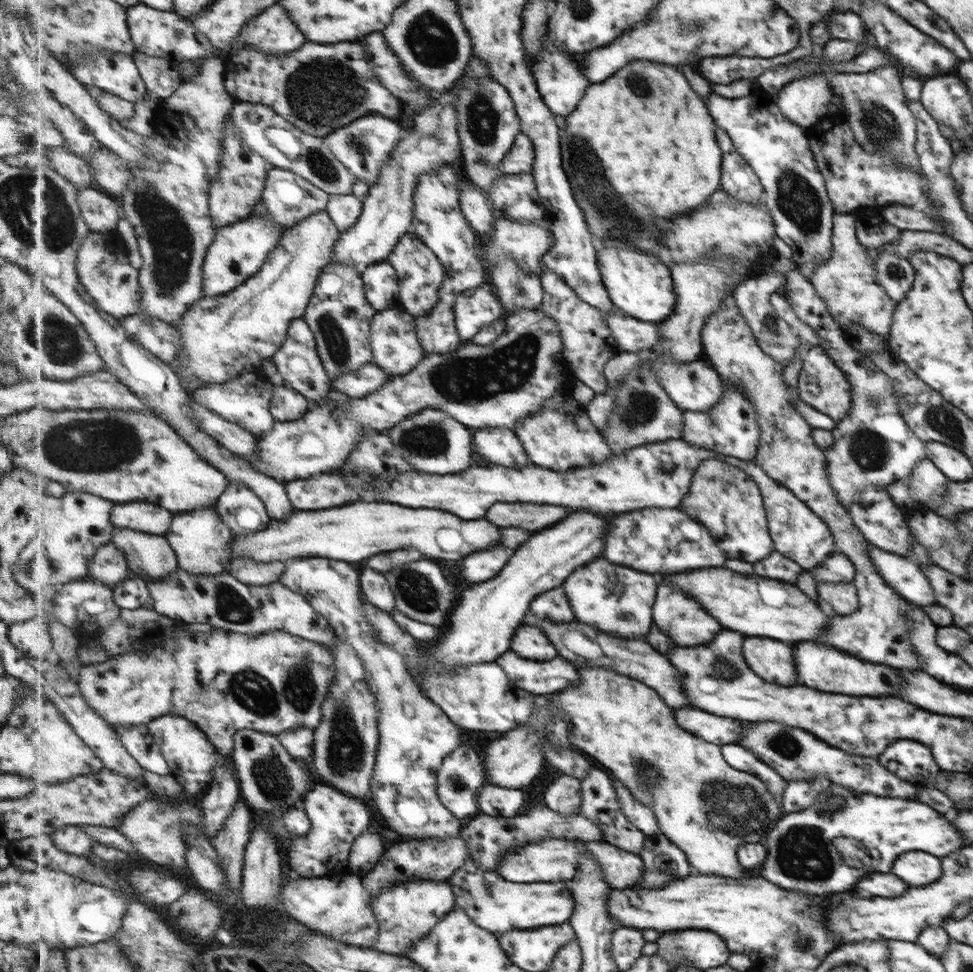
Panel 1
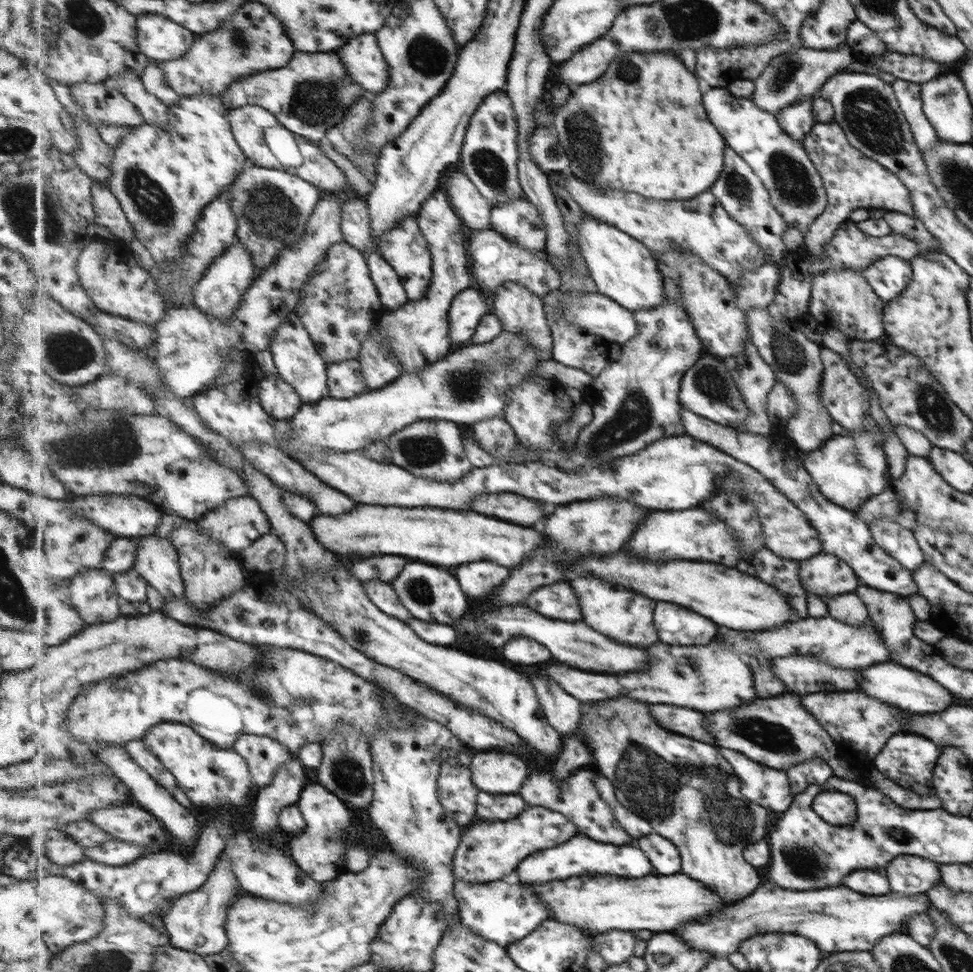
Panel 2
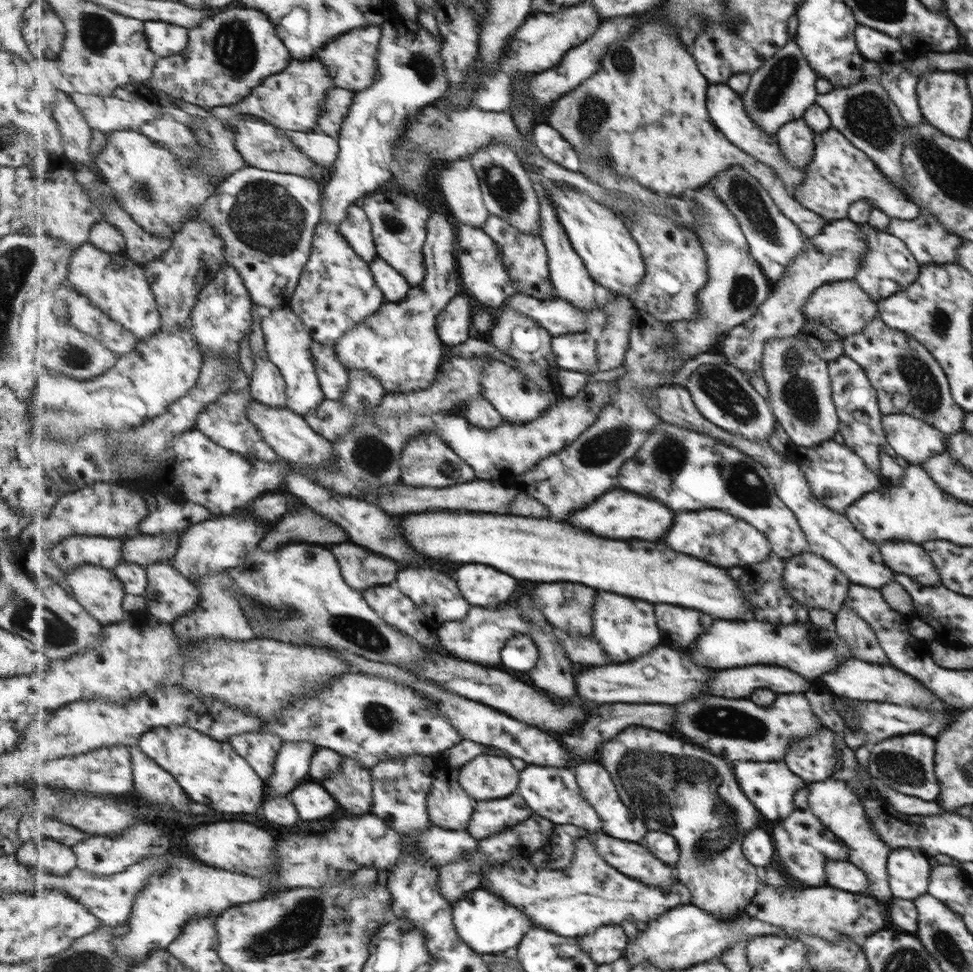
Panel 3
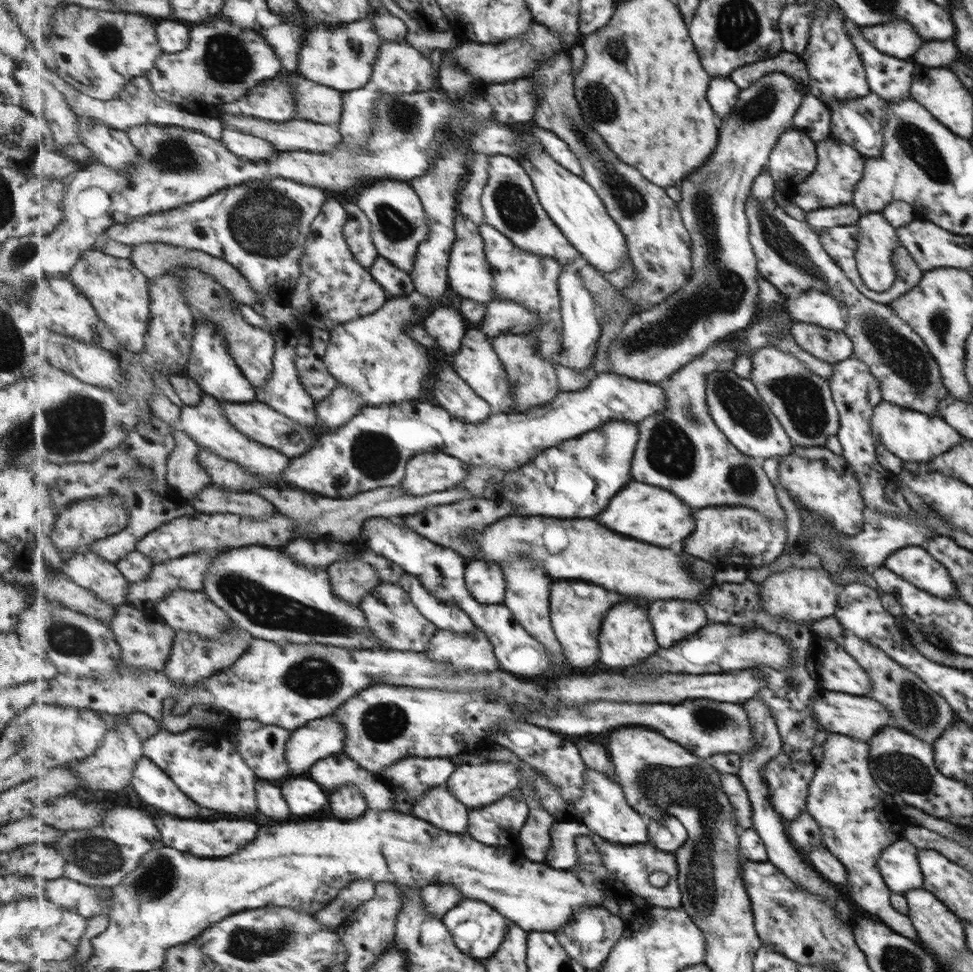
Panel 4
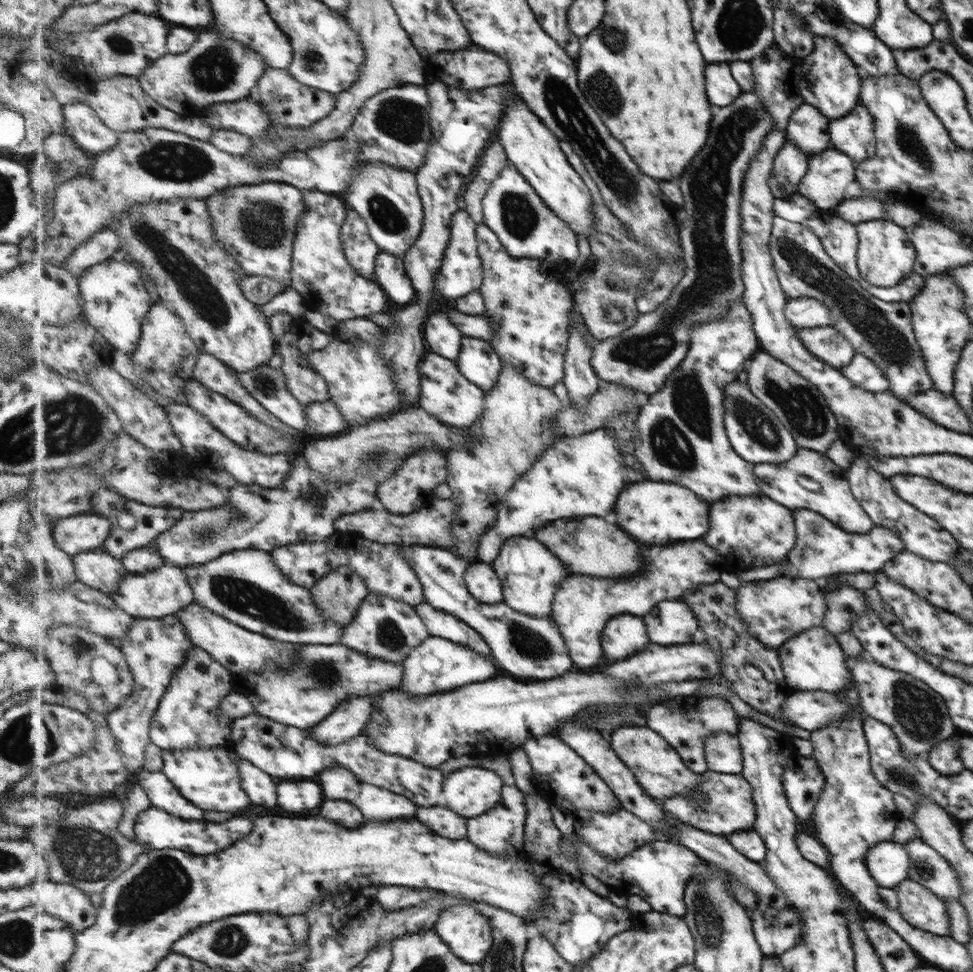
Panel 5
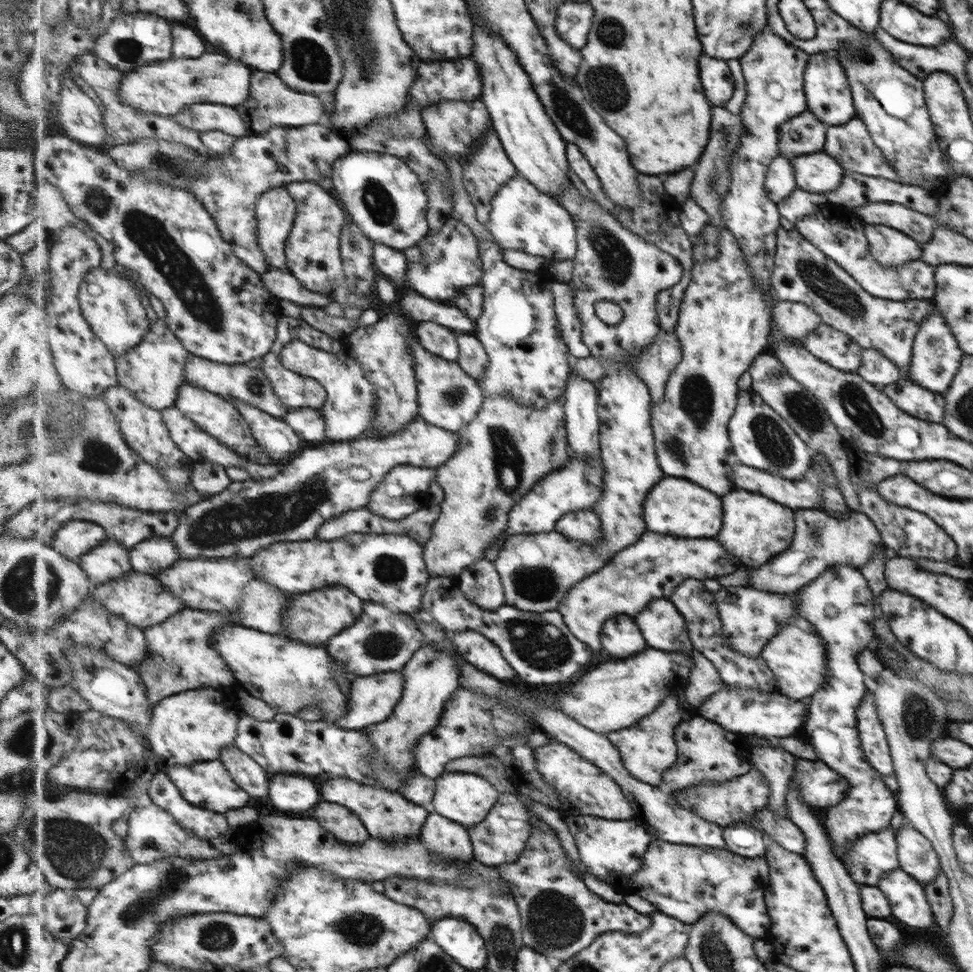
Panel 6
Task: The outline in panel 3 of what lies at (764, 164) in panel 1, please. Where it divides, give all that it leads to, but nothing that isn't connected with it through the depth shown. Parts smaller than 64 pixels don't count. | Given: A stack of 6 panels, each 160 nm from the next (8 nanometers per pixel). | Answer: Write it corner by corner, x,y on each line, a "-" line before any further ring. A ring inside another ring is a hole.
726,83
713,84
711,86
711,102
707,102
707,110
711,110
711,118
715,118
715,126
726,135
730,143
734,143
739,150
752,156
755,160
761,161
765,166
771,167
774,173
781,180
786,191
793,196
796,188
804,181
804,171
800,168
790,166
780,148
776,144
773,134
763,132
754,122
744,113
743,99
739,94
735,94

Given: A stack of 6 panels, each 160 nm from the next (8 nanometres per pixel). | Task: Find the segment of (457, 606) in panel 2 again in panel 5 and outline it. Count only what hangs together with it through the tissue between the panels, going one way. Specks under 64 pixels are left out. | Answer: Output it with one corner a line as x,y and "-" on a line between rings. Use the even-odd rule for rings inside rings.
429,602
418,604
416,610
433,636
451,639
453,642
462,643
463,646
469,646
485,658
495,660
497,667
501,670
483,635
466,622
463,622
463,619
457,618
453,614
447,614
442,610
437,610

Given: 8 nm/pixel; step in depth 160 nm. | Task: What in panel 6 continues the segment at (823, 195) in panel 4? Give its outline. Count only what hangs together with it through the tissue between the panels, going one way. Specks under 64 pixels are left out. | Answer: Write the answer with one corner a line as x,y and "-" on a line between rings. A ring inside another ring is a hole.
826,152
790,158
797,188
808,193
829,193
837,188
843,176
841,163

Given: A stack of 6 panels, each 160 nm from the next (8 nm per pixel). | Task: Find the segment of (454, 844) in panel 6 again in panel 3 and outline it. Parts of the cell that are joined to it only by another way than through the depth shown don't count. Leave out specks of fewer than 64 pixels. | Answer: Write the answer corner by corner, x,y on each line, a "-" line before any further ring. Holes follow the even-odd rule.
437,766
434,789
430,791
430,817
438,827
469,830
477,800
461,788
461,770

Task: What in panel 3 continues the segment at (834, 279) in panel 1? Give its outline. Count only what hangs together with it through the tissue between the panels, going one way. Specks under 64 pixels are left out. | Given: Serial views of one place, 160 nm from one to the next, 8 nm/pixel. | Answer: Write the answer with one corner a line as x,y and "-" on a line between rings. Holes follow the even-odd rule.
851,278
818,286
807,298
802,313
807,320
810,318
823,326
830,327
840,338
844,338
861,332
869,322
873,321
877,312
876,302
871,300
870,296

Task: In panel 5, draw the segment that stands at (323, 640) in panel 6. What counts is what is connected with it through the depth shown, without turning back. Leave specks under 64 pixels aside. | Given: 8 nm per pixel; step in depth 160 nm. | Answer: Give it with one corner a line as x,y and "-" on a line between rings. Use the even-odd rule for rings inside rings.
342,566
319,580
312,588
322,615
347,626
370,595
366,582
350,566

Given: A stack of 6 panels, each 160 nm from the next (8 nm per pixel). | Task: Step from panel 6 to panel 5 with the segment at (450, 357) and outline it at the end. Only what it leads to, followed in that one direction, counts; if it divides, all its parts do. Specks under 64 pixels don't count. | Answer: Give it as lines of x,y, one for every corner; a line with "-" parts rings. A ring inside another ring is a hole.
443,312
433,314
425,324
425,341
430,351
457,362
462,352
464,334
457,323

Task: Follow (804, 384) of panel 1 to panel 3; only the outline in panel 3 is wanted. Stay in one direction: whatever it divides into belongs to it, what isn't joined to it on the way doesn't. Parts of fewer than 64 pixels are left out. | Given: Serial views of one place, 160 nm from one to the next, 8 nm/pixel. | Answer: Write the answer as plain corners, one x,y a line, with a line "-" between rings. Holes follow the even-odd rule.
842,355
835,361
826,364
828,378
830,381
831,398
835,402
835,412
838,418
838,428
843,444
850,447
861,457
869,470
882,476
879,472
879,444
885,440
882,426
880,425
880,410
875,389
865,377
863,370
850,360
848,356

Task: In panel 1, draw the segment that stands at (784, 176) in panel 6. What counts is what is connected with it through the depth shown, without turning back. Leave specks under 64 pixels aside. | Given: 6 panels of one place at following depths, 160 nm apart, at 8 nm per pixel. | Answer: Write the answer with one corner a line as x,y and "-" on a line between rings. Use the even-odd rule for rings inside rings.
807,75
783,85
770,97
789,122
806,129
826,116
829,101
834,99
829,75

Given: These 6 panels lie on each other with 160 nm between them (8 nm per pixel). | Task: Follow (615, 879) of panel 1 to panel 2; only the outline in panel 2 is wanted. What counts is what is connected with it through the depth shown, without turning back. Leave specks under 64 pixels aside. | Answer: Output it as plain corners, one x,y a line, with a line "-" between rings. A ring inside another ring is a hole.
577,833
571,840
561,845
538,851
531,857
525,858
515,871
516,880
525,884
546,883
562,881
569,877
578,877
587,873
595,873
611,876
623,876
623,878
643,878
643,876
657,874
651,859
637,844
627,846
615,846
598,842
585,833

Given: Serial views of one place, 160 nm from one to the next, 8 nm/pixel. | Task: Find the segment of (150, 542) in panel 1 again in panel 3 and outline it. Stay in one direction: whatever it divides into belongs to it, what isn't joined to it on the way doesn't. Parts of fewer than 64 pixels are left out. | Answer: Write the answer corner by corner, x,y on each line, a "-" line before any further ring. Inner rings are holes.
168,558
163,562
155,562
146,566
148,578
150,579
149,588
145,597
148,599
149,613
159,617
161,622
174,623
183,615
189,614
192,610
199,608
203,600
201,589
182,571
174,565
174,559

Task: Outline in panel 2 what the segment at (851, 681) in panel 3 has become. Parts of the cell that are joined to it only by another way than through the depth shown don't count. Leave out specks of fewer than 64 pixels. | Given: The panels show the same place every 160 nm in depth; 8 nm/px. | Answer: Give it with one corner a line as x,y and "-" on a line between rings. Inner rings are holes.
891,660
881,662
879,666
869,666
869,668
862,668
861,670
859,673
861,673
863,682
859,682
861,685
859,685
858,690
865,692
865,694
871,694
871,698
879,698
881,702
899,706
899,708
909,710
909,712
935,712
935,710
939,712
951,704
951,696
943,686
933,682
929,676
923,676
915,670
897,666

